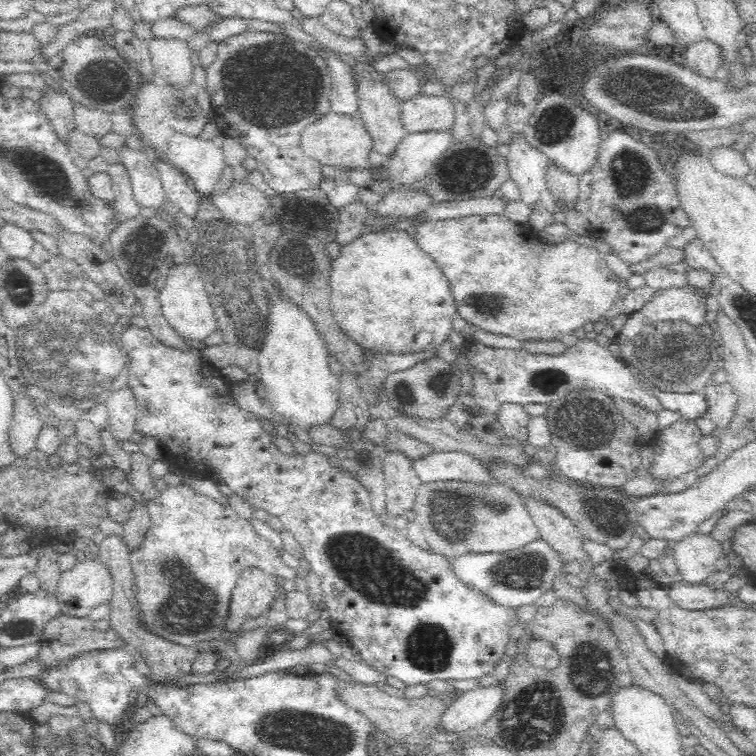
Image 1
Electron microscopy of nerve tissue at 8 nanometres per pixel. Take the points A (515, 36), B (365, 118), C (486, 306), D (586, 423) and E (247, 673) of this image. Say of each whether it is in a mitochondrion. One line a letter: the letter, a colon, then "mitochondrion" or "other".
A: other
B: other
C: mitochondrion
D: mitochondrion
E: other

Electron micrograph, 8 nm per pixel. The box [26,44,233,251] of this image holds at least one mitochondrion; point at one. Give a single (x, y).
(96, 80)

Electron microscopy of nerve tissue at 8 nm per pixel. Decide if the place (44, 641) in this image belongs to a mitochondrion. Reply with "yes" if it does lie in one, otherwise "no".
no

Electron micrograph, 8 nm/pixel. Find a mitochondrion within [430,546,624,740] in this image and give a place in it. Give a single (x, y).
(524, 572)

